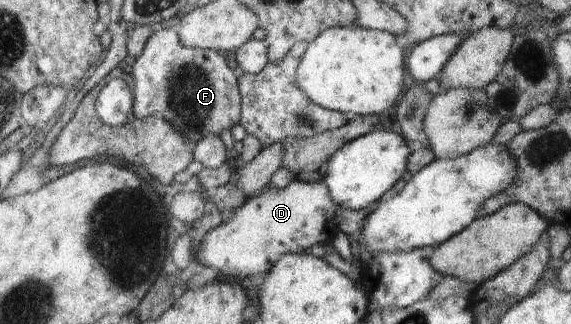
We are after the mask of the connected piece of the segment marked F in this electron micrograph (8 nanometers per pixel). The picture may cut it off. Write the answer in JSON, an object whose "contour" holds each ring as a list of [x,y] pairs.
{"contour":[[[176,28],[152,32],[129,74],[134,80],[132,114],[135,118],[152,114],[166,120],[191,147],[208,134],[220,137],[223,130],[239,124],[240,92],[228,61],[213,49],[182,46]]]}

